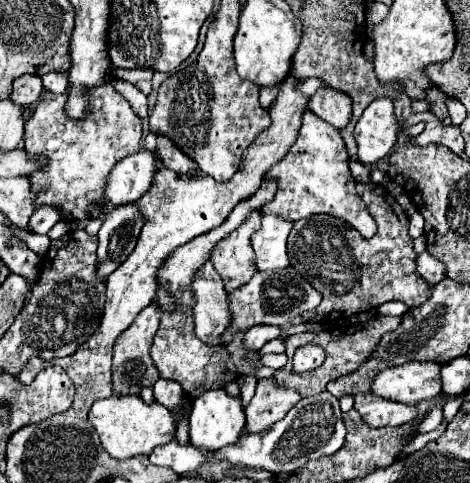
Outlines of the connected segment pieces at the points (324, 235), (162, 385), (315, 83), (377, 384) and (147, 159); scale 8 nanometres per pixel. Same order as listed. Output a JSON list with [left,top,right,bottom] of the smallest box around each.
[[288,182,430,322],[154,378,184,408],[296,78,324,96],[370,360,440,406],[106,152,160,204]]

